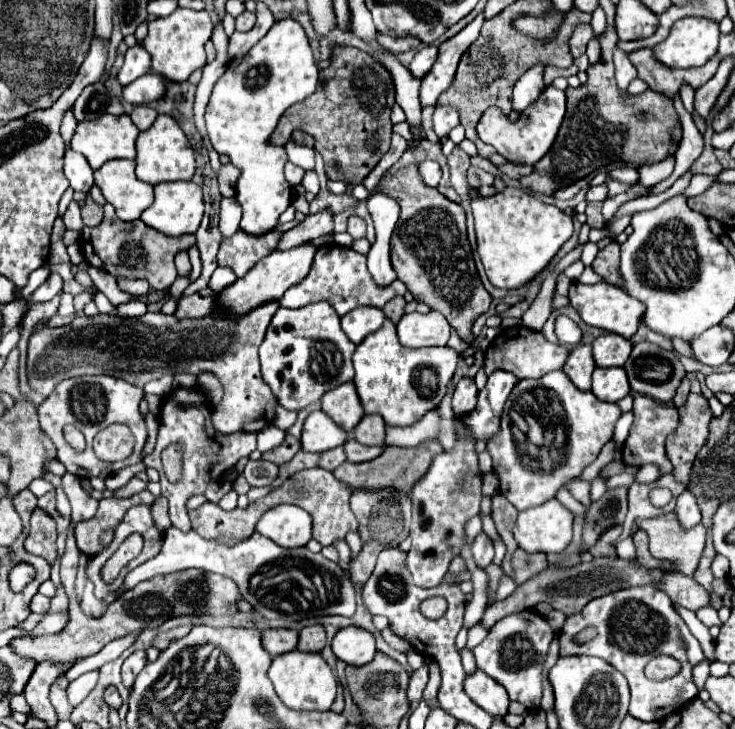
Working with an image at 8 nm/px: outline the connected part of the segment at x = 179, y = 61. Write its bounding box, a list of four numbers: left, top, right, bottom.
[142,8,212,82]

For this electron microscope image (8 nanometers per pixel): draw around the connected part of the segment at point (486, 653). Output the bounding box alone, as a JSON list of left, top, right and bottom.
[472,610,554,710]

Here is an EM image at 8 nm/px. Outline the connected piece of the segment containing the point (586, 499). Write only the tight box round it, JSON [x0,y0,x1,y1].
[566,480,592,508]

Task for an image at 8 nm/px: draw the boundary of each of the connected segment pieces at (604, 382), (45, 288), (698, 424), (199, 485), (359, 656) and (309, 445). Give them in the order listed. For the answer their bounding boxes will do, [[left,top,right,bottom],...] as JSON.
[[592,368,630,402],[28,272,62,306],[666,394,712,484],[144,388,256,532],[332,626,376,666],[302,410,348,452]]

